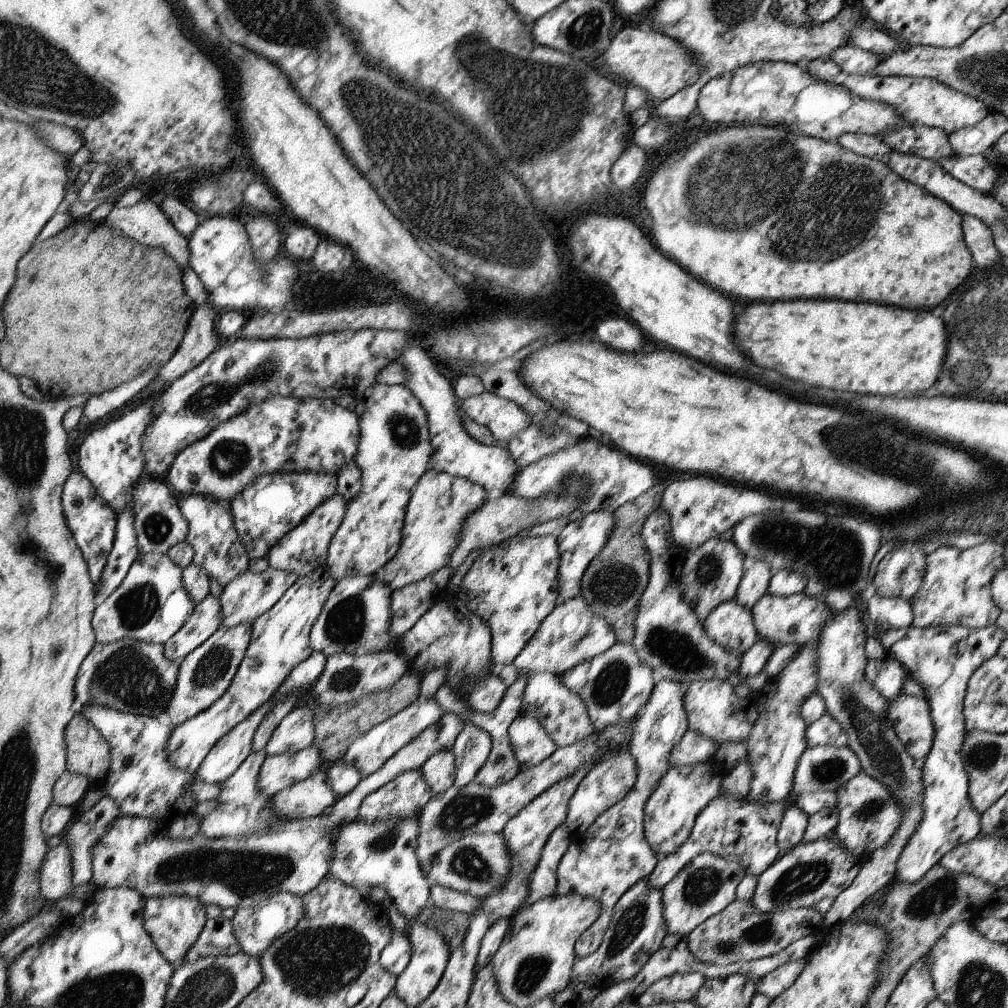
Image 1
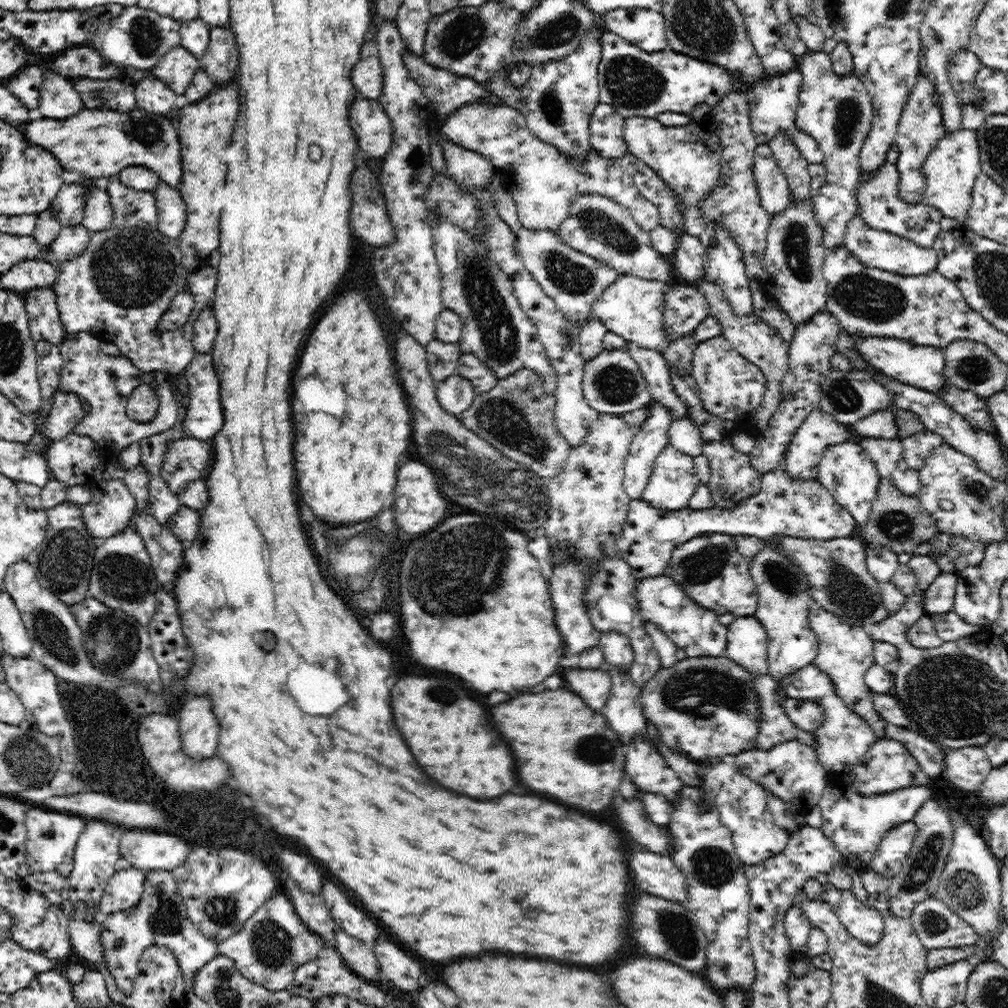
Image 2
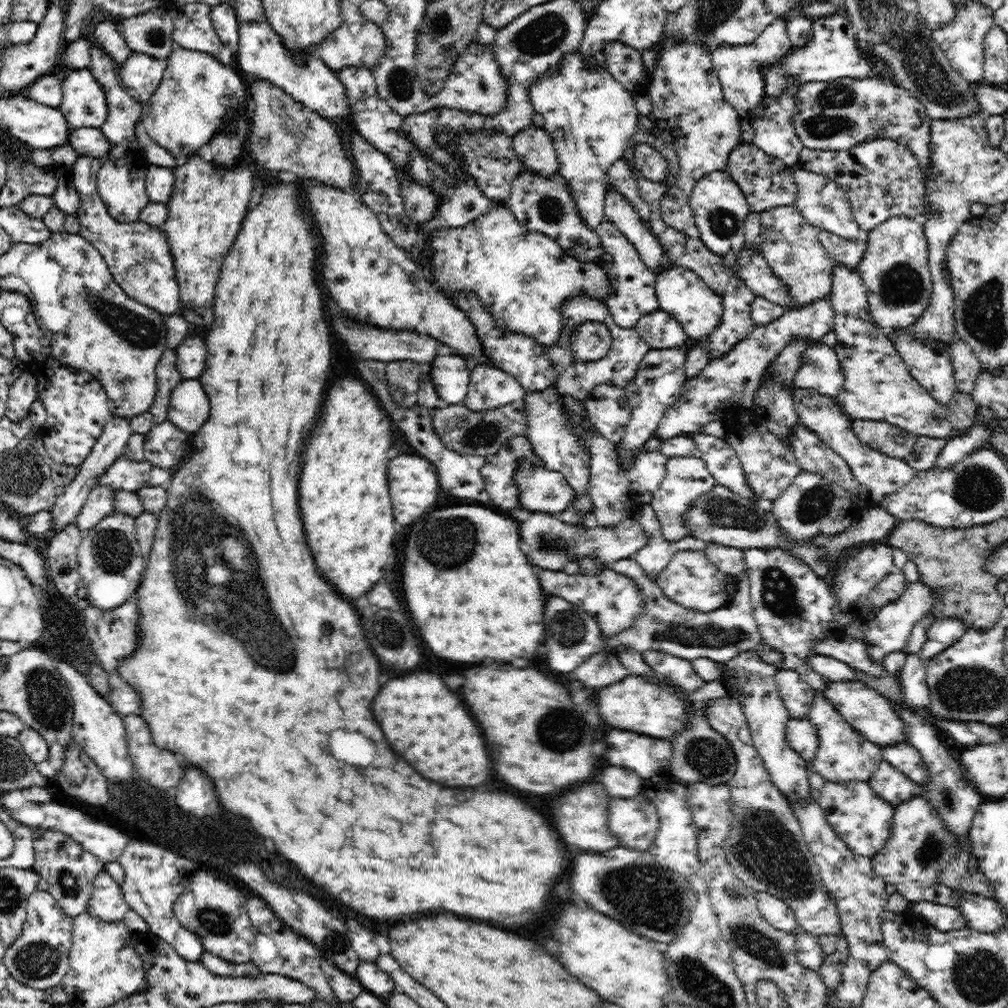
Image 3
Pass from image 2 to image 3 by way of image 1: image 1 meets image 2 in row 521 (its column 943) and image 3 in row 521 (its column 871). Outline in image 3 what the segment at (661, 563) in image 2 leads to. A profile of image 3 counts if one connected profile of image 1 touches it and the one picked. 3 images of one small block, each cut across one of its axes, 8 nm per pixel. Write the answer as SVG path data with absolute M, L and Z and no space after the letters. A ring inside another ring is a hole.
M532 512L526 520L519 522L522 542L520 548L526 552L526 556L546 570L559 571L575 570L574 562L578 556L595 558L601 566L622 560L622 558L634 558L635 554L648 542L647 534L642 525L636 520L626 520L613 527L585 526L583 523L568 524L561 522L552 514L544 512Z

